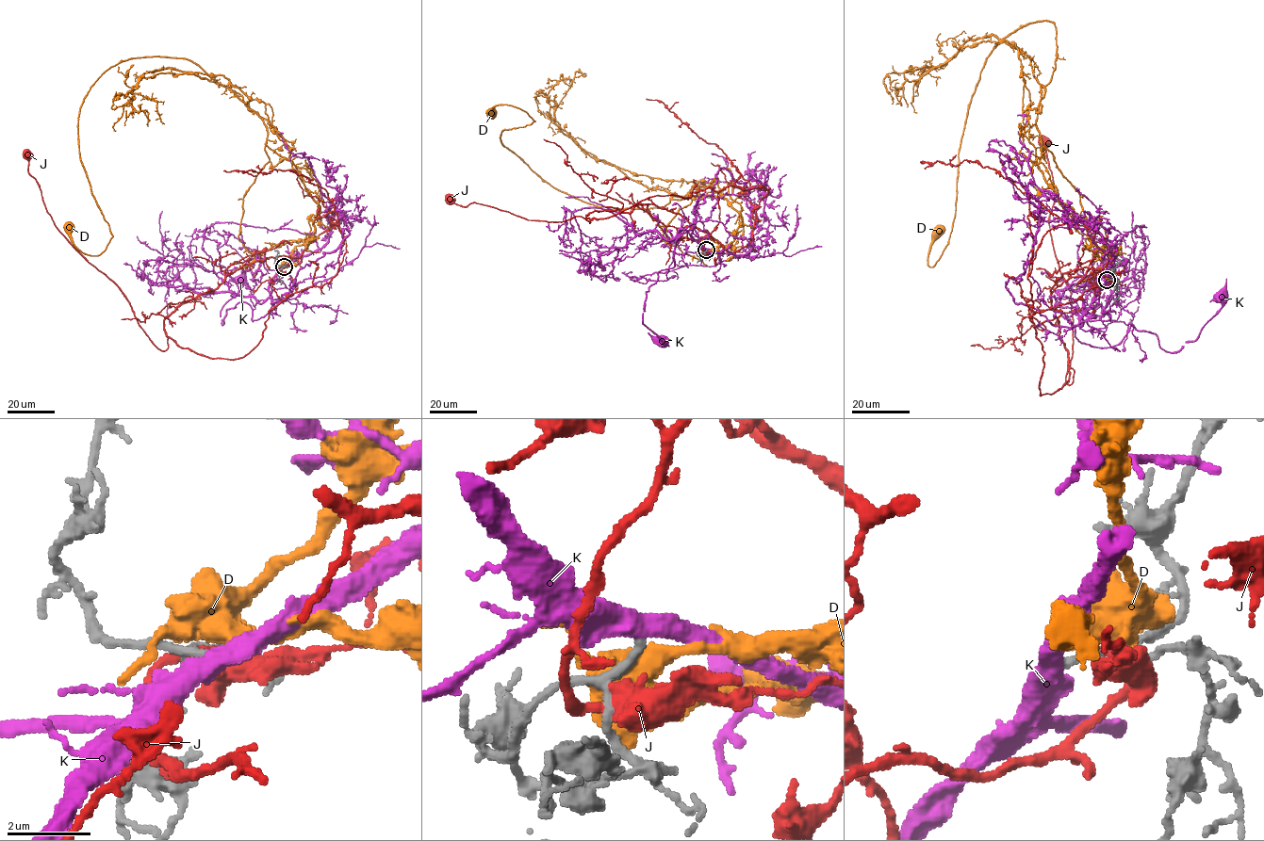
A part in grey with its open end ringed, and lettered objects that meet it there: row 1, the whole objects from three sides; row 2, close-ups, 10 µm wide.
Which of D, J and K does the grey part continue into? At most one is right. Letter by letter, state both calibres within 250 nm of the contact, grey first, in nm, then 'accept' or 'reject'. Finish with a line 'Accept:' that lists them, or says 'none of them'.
D: 190/550 nm | reject
J: 170/460 nm | reject
K: 190/500 nm | accept
Accept: K

